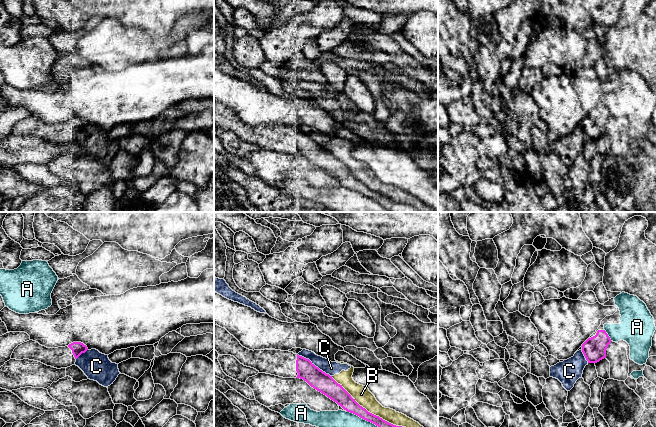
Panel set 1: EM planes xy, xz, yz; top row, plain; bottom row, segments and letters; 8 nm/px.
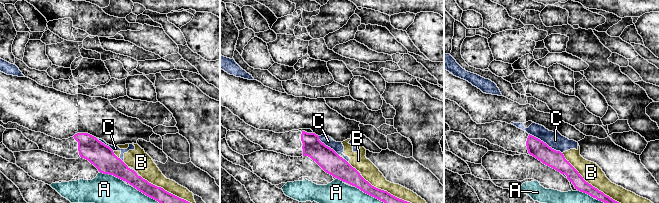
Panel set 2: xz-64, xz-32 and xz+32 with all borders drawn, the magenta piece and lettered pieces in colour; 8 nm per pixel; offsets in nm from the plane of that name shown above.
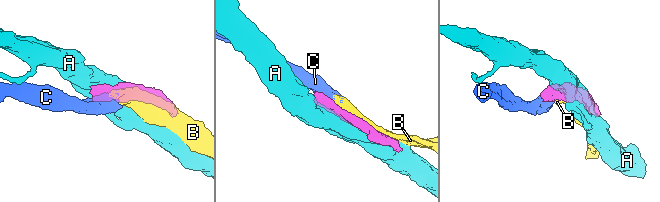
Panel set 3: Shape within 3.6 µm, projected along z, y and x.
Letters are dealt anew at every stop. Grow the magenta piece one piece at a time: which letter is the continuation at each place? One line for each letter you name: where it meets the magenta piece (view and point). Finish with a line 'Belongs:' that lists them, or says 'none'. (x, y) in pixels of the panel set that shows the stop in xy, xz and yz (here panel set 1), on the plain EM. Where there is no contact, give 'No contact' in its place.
Belongs: none

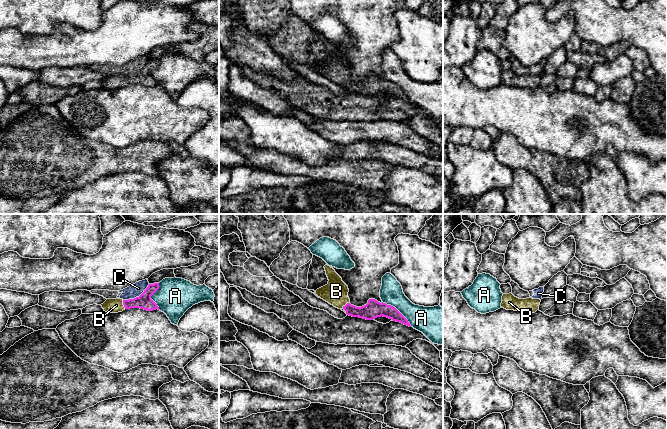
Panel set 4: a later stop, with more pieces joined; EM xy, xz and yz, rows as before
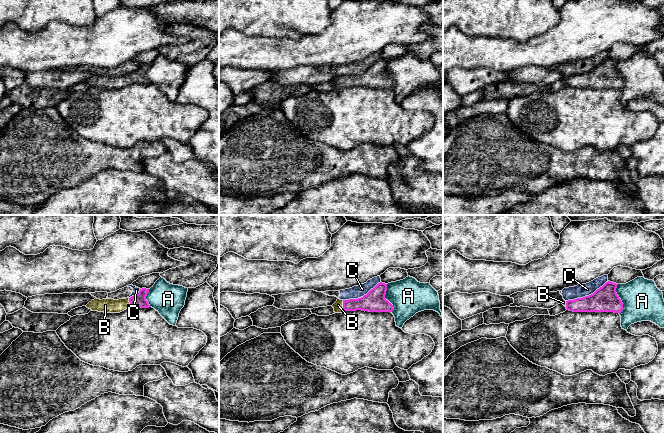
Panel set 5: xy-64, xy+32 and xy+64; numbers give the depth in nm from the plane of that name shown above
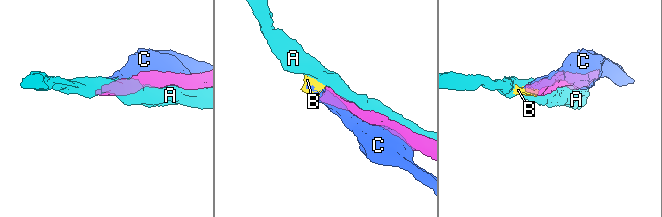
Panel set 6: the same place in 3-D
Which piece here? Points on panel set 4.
B: Touches magenta at xy (123, 80)
Belongs: B

